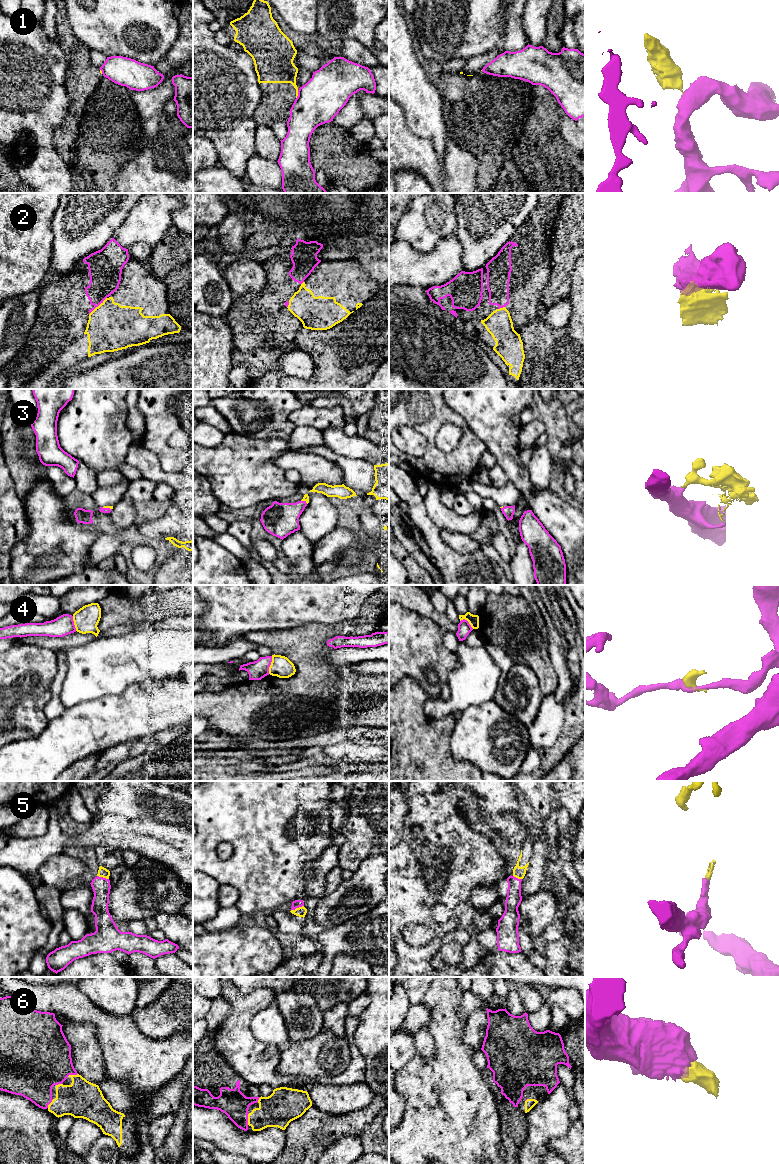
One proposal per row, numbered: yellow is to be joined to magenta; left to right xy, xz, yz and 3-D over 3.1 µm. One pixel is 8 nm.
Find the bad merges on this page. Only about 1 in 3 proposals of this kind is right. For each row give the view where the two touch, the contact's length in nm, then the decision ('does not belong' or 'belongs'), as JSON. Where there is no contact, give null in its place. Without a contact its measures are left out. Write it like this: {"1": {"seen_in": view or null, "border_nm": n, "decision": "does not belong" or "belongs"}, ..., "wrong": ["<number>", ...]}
{"1": {"seen_in": "xz", "border_nm": 70, "decision": "does not belong"}, "2": {"seen_in": "xy", "border_nm": 200, "decision": "does not belong"}, "3": {"seen_in": "xy", "border_nm": 80, "decision": "belongs"}, "4": {"seen_in": "xz", "border_nm": 150, "decision": "does not belong"}, "5": {"seen_in": "xz", "border_nm": 110, "decision": "belongs"}, "6": {"seen_in": "xz", "border_nm": 100, "decision": "belongs"}, "wrong": ["1", "2", "4"]}

